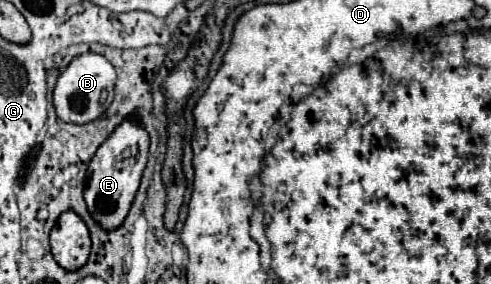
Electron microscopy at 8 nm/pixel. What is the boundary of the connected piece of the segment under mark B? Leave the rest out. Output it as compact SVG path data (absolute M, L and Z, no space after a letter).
M85 52L85 54L75 56L71 64L57 78L57 84L53 90L53 106L57 110L57 116L73 124L87 124L99 118L113 102L115 80L117 80L115 68L105 56L95 54L95 52Z

